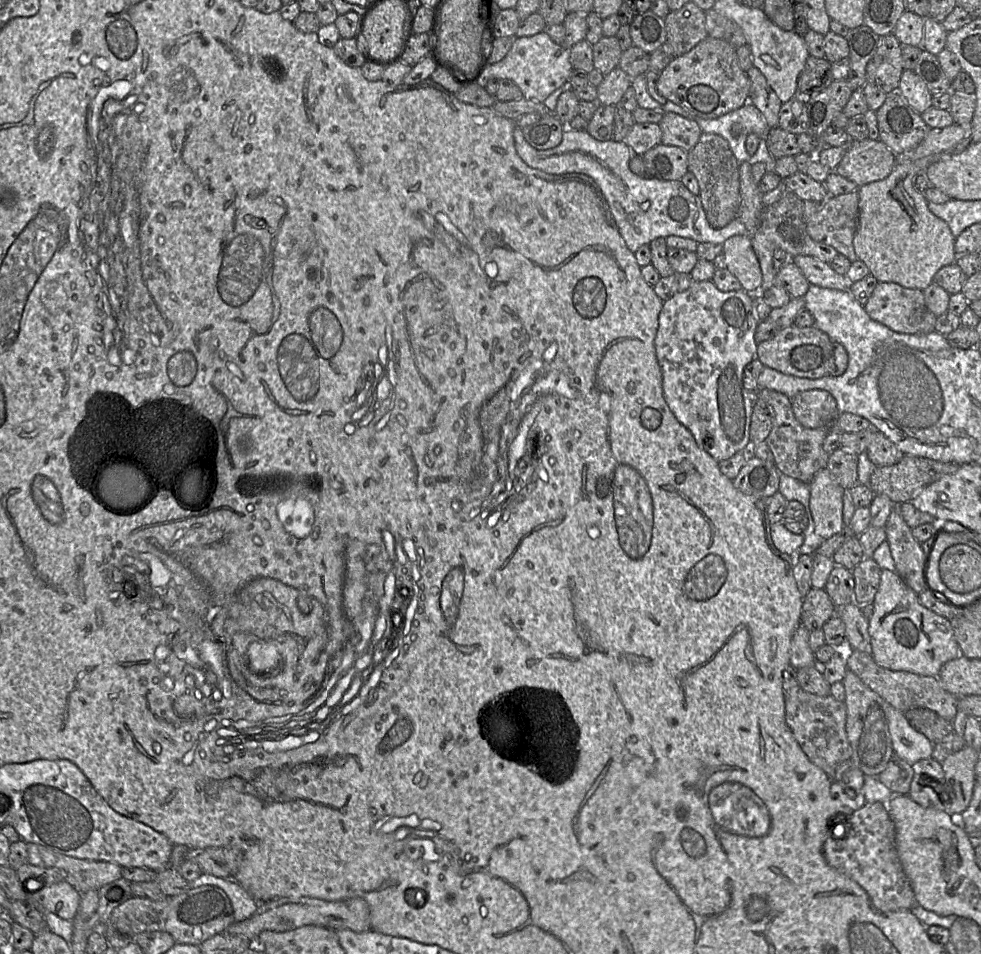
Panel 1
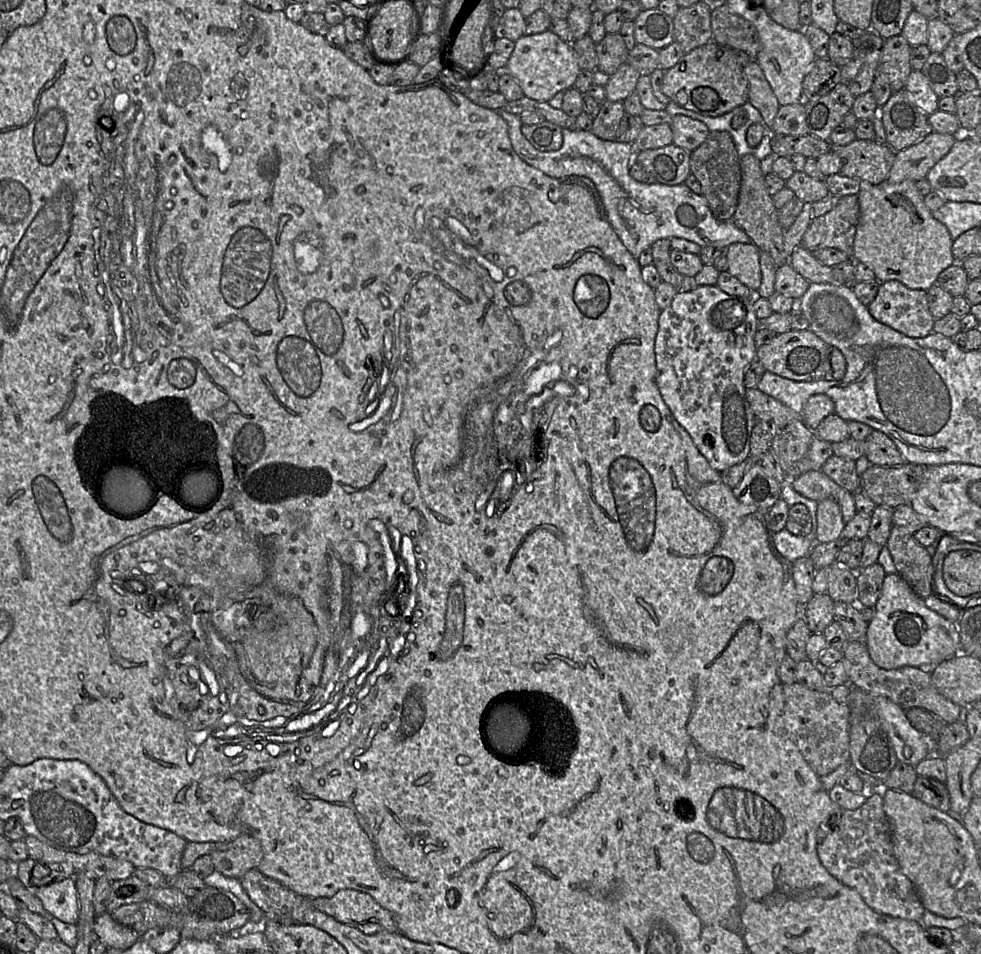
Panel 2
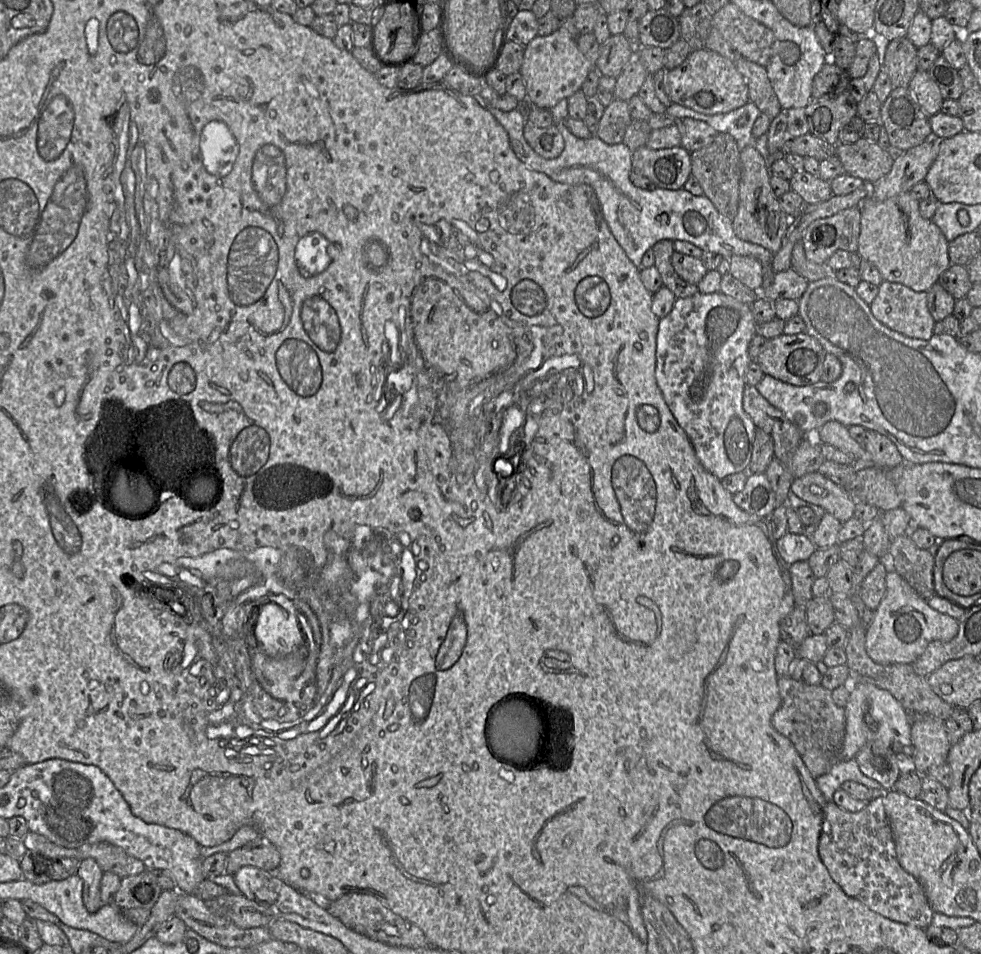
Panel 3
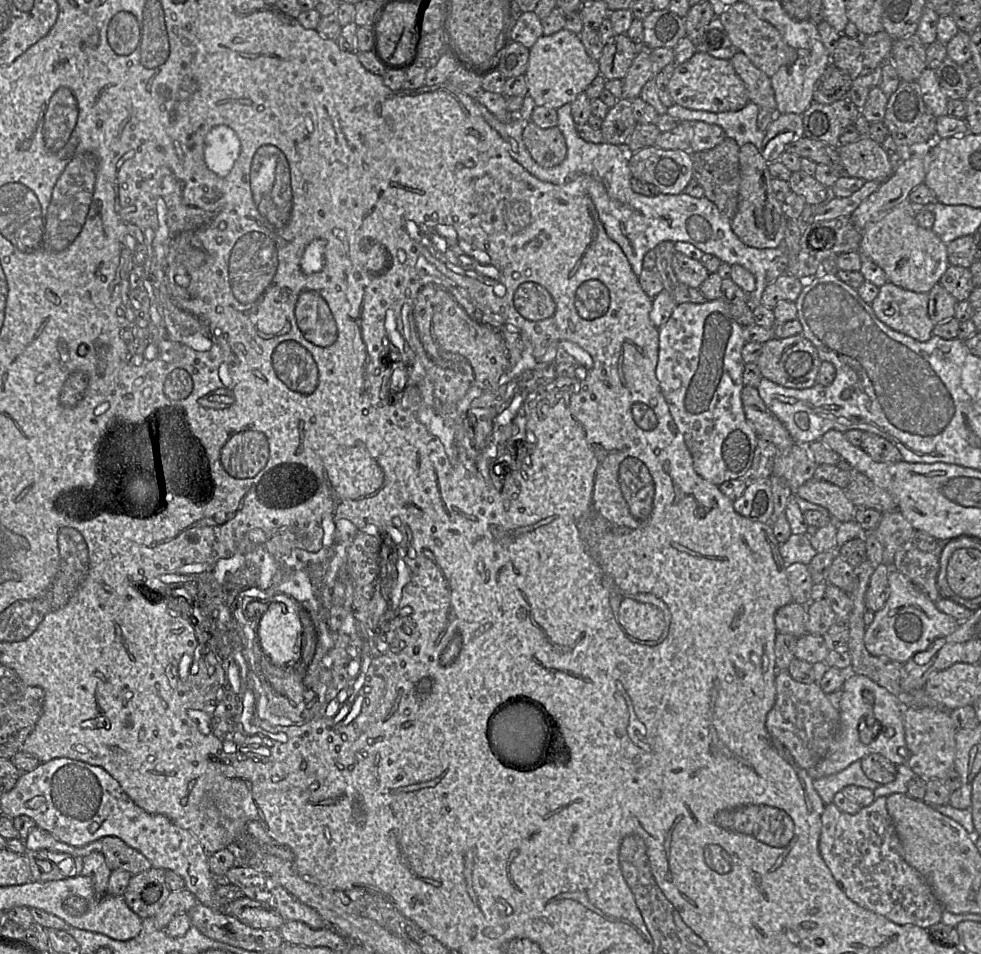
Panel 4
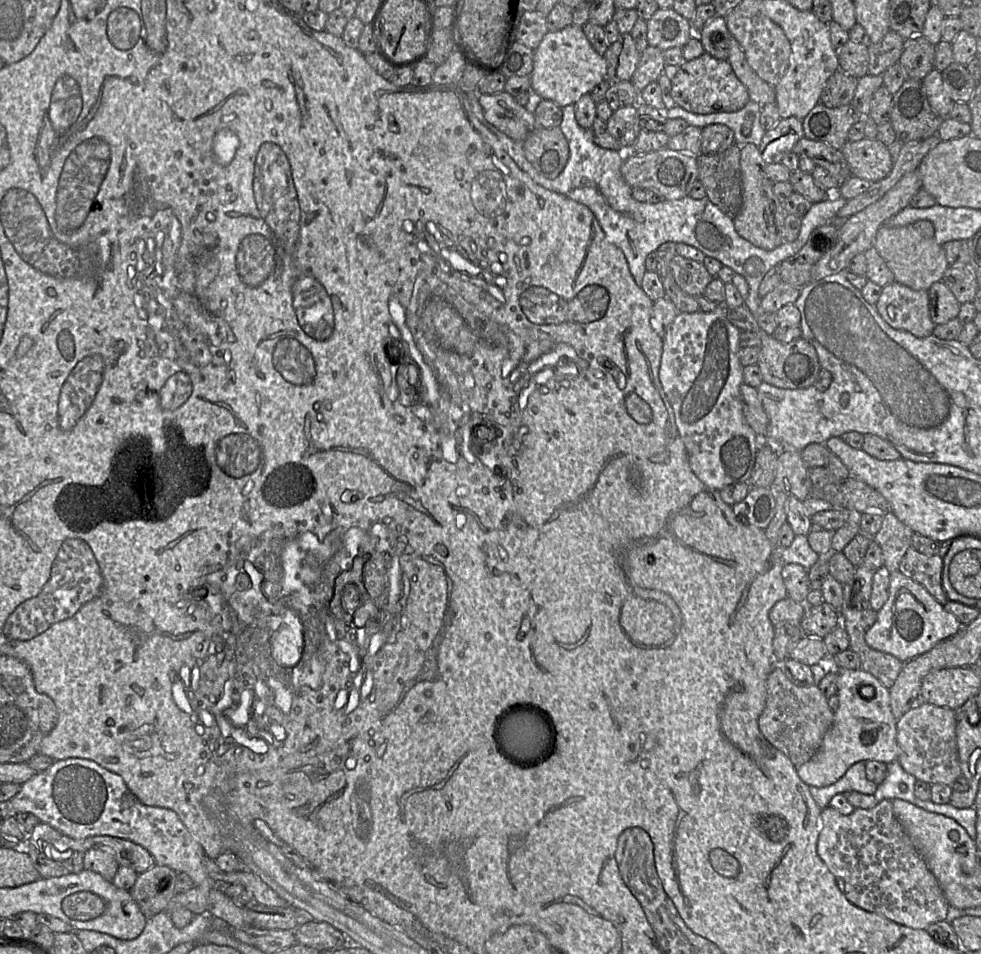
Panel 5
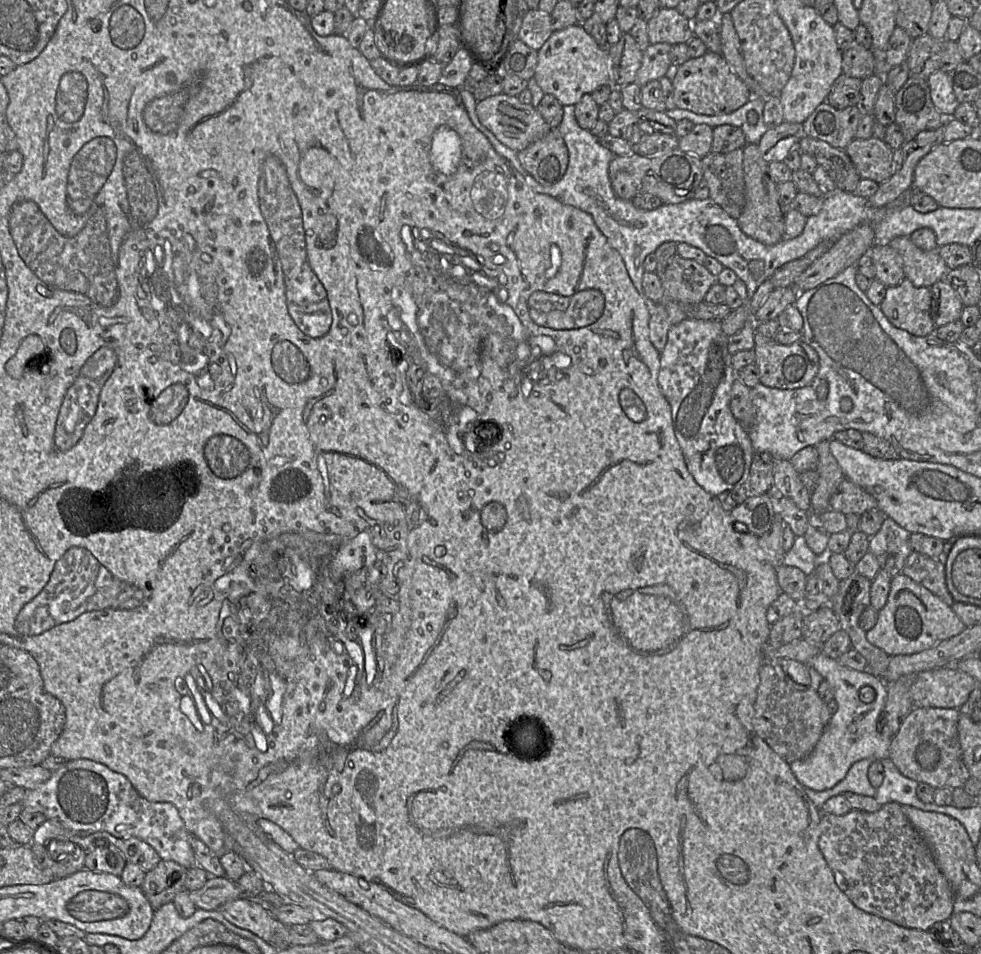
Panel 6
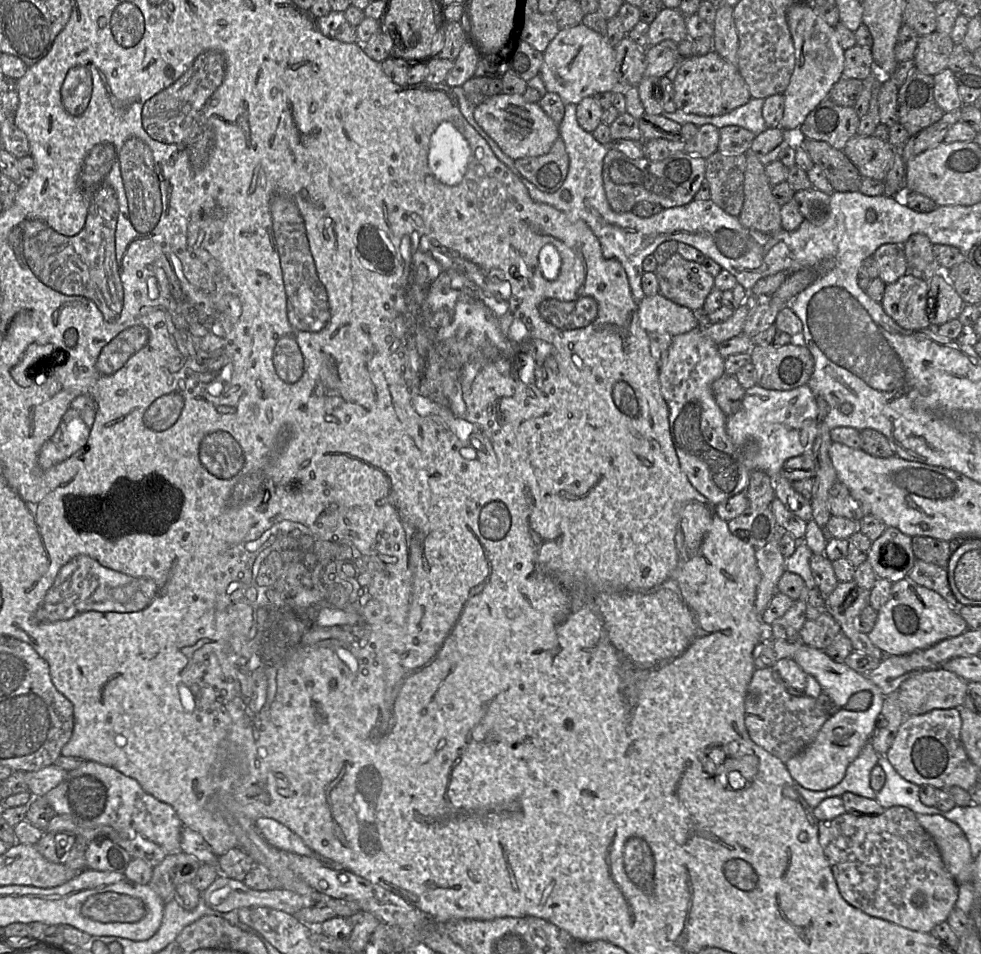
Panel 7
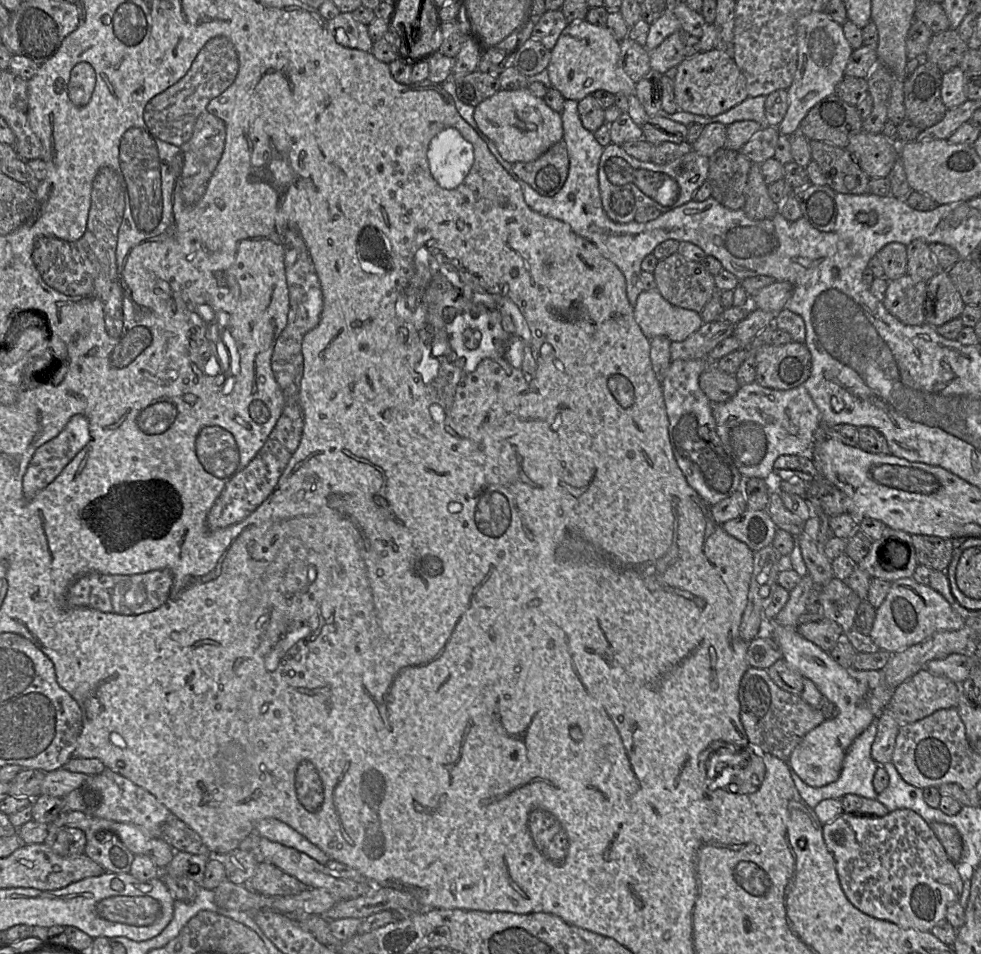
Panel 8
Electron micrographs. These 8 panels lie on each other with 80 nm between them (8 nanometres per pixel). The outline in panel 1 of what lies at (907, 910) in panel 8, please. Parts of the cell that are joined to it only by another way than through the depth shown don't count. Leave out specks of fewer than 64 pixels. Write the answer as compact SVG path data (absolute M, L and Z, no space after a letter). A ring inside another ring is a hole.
M866 802L847 818L846 825L835 824L834 821L839 821L838 817L829 822L828 837L823 845L823 855L827 863L858 883L878 909L911 910L917 902L899 862L895 826L886 803Z

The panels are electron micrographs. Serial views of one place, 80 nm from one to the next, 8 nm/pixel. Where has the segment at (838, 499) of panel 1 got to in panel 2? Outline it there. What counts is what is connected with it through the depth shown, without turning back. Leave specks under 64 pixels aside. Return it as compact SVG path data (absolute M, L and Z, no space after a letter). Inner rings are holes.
M824 499L818 502L816 520L816 543L829 543L841 538L845 524L836 501Z

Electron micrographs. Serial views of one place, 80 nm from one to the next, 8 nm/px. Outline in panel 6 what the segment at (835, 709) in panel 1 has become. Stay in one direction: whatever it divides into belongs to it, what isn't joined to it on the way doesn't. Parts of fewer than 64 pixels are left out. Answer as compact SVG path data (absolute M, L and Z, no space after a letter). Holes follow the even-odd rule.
M765 661L760 668L759 679L752 719L756 734L789 764L807 757L832 716L827 704L812 688L798 690L792 687L778 662Z

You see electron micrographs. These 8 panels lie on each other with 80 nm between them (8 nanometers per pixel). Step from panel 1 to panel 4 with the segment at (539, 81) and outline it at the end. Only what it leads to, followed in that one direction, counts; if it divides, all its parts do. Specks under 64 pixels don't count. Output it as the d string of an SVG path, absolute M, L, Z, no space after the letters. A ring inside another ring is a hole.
M563 28L550 35L542 35L529 49L529 60L524 76L528 94L536 106L558 109L572 103L598 74L600 74L598 61L588 55L580 35Z

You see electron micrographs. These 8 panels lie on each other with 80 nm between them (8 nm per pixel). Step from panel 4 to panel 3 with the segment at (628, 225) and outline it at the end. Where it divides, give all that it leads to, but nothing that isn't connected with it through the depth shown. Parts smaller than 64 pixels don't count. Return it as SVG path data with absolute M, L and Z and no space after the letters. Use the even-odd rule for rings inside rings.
M474 97L474 98L477 98L477 102L479 103L479 105L481 107L483 107L484 109L488 110L493 115L493 117L501 124L501 126L505 129L505 131L508 134L509 142L510 142L510 145L511 145L513 152L515 153L517 158L521 162L523 162L528 168L533 169L534 171L537 171L537 172L544 173L548 177L550 177L552 180L563 183L563 184L588 184L593 189L594 195L596 196L596 199L600 204L600 210L602 212L603 218L605 219L611 233L613 234L615 239L618 241L618 243L621 245L621 247L623 248L623 250L627 254L628 258L633 262L633 264L637 268L641 267L641 261L642 261L642 257L643 257L644 253L648 249L651 249L653 247L653 245L655 243L657 243L658 241L666 240L666 239L667 240L681 240L681 241L688 241L690 243L693 243L695 246L699 247L704 252L705 251L711 251L711 252L719 253L724 258L728 259L729 262L730 262L730 258L735 256L735 255L744 255L744 256L755 257L756 259L758 259L761 262L761 264L763 266L763 281L764 281L764 267L765 266L772 266L772 259L773 259L773 256L774 256L774 254L772 252L770 252L768 249L766 249L766 248L764 248L760 245L750 243L750 242L746 242L746 241L738 238L736 236L735 232L734 232L734 229L733 229L733 221L728 219L725 216L723 216L715 208L715 206L712 204L712 202L709 200L709 198L707 198L705 195L695 196L695 195L691 194L690 192L686 191L684 188L681 188L679 190L670 190L670 189L663 189L663 188L657 187L654 190L645 190L645 189L638 188L635 185L633 185L633 183L630 181L630 172L632 171L632 152L633 151L631 151L629 149L629 147L626 144L624 144L623 142L618 143L618 144L614 144L614 145L609 145L609 144L606 144L605 142L603 142L597 135L592 135L590 138L578 138L574 134L572 134L567 129L567 127L564 125L564 120L567 117L570 117L569 113L568 113L567 99L562 99L553 108L550 109L552 116L553 116L553 125L556 125L556 127L558 128L558 130L560 131L560 133L562 134L562 137L564 139L564 143L565 143L564 150L562 151L562 153L557 158L545 159L545 158L542 158L541 156L539 156L530 147L530 145L527 143L527 141L524 138L523 127L524 127L525 122L526 122L526 113L525 113L524 106L519 106L516 109L511 110L511 111L502 111L500 109L497 109L497 108L490 106L491 101L484 101L480 97Z

